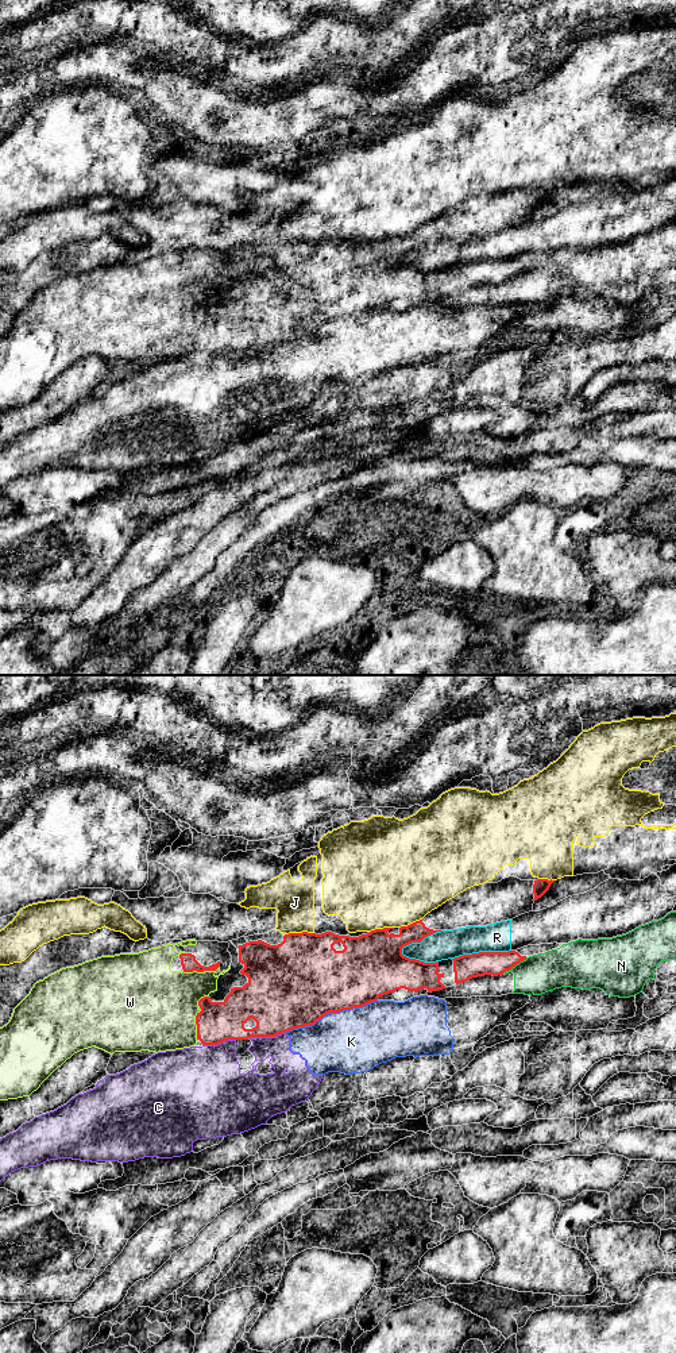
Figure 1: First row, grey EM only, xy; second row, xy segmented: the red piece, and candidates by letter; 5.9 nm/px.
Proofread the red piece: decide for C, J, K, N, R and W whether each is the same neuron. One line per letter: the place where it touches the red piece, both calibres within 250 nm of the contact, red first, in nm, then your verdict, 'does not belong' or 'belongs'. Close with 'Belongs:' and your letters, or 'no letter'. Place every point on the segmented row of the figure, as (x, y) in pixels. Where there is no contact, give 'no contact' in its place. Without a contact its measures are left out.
C: xy (267, 1036) | 420/140 nm | does not belong
J: xy (298, 933) | 480/220 nm | does not belong
K: xy (331, 1012) | 500/380 nm | does not belong
N: xy (514, 966) | 140/240 nm | does not belong
R: xy (418, 941) | 280/180 nm | does not belong
W: xy (196, 1016) | 240/480 nm | belongs
Belongs: W

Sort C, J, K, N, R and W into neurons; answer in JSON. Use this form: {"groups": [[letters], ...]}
{"groups": [["C", "K"], ["J"], ["N"], ["R"], ["W"]]}

